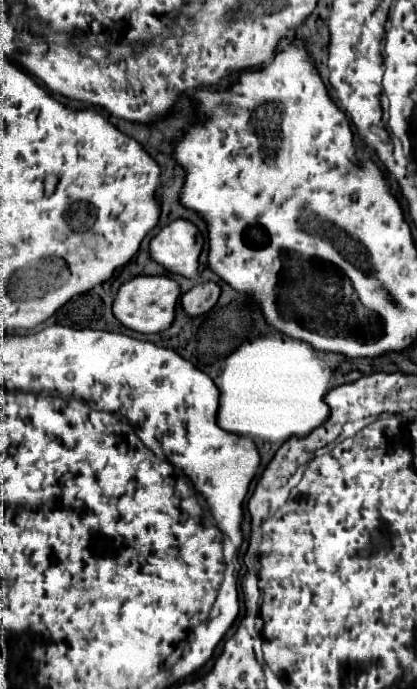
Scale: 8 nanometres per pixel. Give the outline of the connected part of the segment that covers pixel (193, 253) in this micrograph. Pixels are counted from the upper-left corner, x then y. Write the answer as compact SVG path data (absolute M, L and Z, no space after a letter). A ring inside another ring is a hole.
M175 220L151 240L151 258L169 272L195 278L203 252L203 238L199 242L199 234L201 232L193 222Z

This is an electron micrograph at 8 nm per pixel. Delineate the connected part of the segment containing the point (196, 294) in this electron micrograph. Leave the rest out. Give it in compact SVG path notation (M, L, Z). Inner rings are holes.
M203 282L201 286L195 286L187 294L183 294L183 298L181 298L183 310L189 316L205 314L205 312L209 312L215 306L215 302L219 300L219 294L221 294L219 284L215 284L215 282Z

